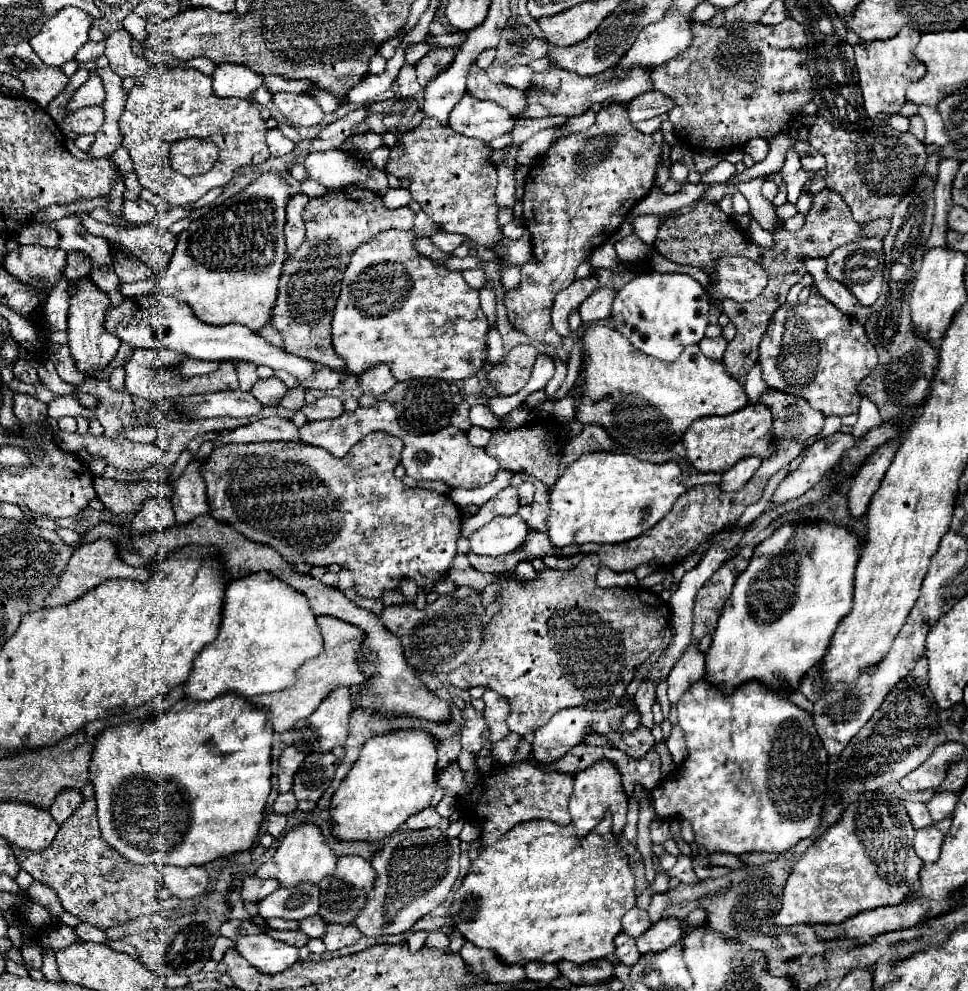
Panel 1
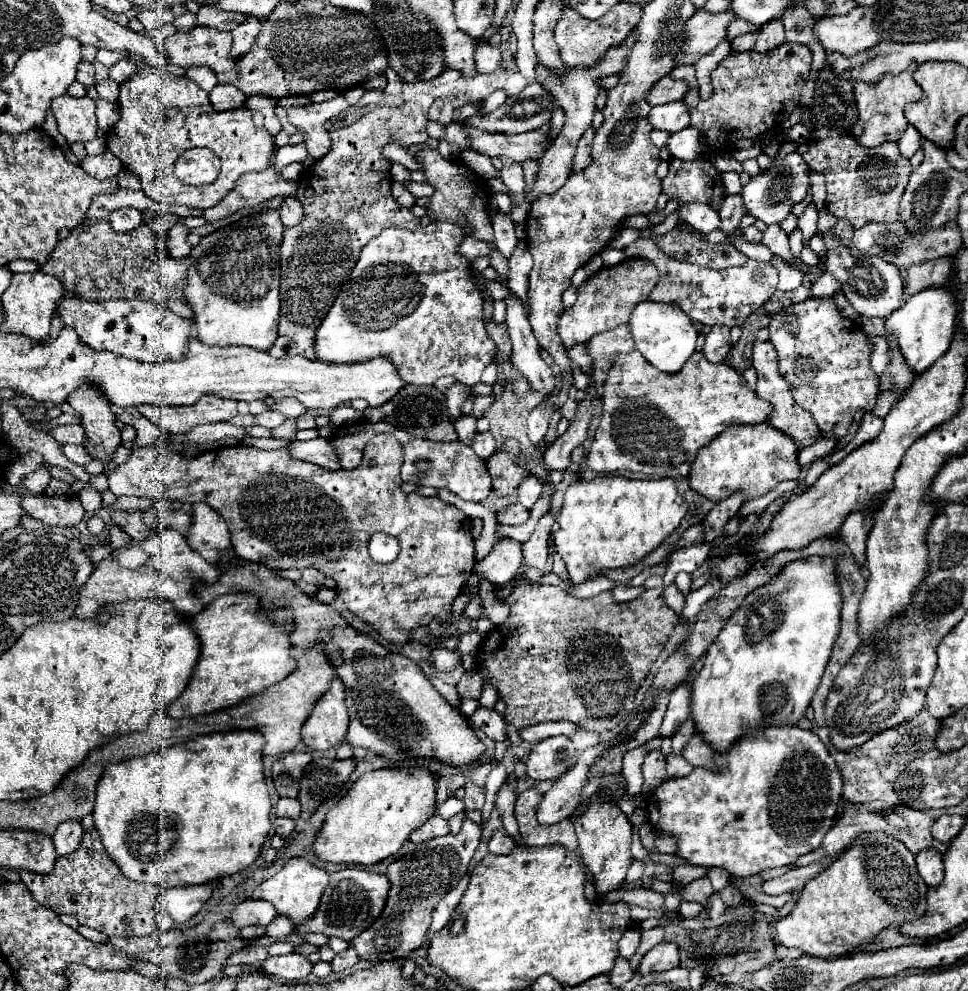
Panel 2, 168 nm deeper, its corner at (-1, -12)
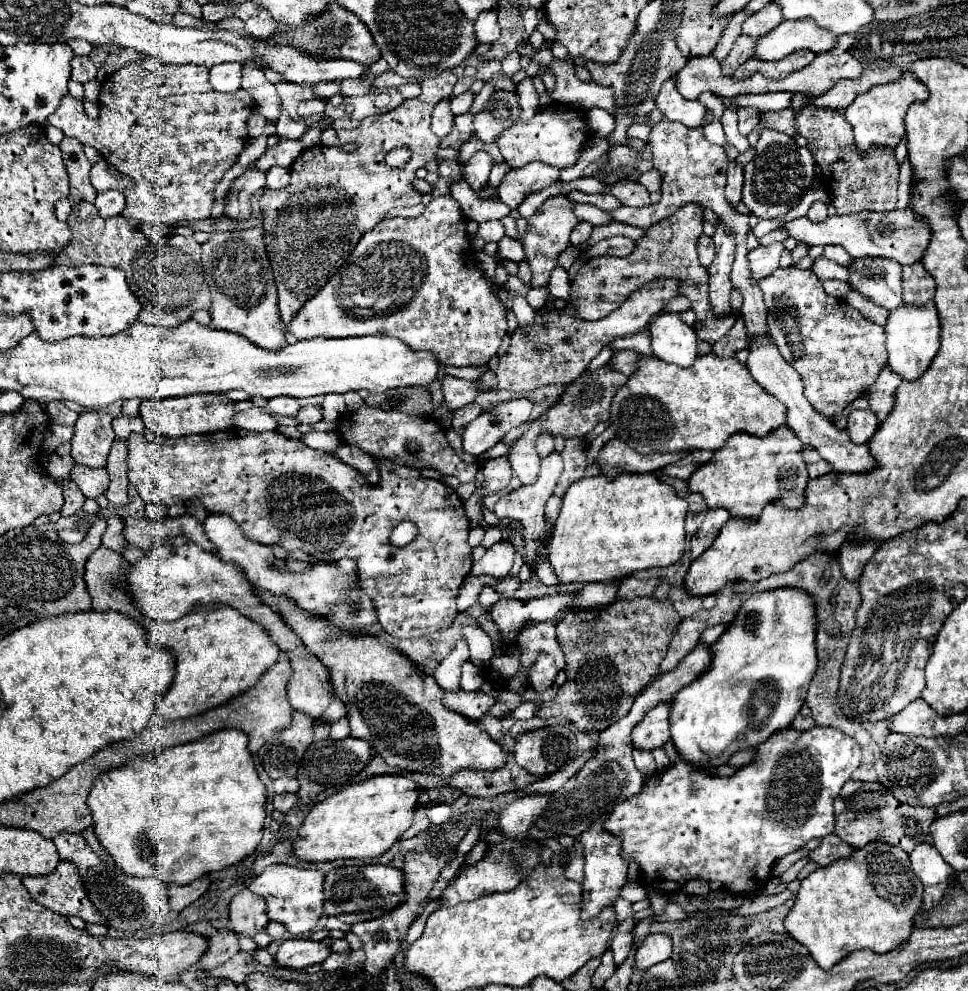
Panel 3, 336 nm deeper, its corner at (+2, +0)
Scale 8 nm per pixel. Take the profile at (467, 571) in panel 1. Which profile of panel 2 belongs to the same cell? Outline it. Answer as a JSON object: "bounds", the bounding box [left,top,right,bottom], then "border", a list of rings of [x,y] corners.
{"bounds":[477,580,679,732],"border":[[[517,580],[511,596],[499,598],[499,602],[511,608],[511,616],[487,634],[477,654],[477,666],[483,678],[491,676],[491,684],[507,702],[505,718],[517,728],[569,720],[583,730],[603,732],[623,724],[635,714],[637,690],[679,622],[675,612],[665,604],[665,588],[645,590],[635,600],[619,604],[611,592],[583,600],[573,598],[561,586]]]}

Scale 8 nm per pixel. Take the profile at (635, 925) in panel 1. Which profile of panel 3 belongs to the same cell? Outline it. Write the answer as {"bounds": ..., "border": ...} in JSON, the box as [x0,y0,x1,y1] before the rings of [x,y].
{"bounds":[612,932,632,964],"border":[[[616,932],[616,936],[612,938],[612,952],[614,952],[614,962],[616,964],[622,964],[630,952],[630,946],[632,946],[632,934],[630,932]]]}

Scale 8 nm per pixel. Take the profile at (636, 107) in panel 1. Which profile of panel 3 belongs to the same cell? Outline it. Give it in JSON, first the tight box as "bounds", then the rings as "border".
{"bounds":[656,80,706,128],"border":[[[666,80],[656,96],[656,108],[664,114],[666,120],[678,120],[690,128],[702,126],[706,106],[698,100],[686,100],[682,94],[674,88],[672,80]]]}

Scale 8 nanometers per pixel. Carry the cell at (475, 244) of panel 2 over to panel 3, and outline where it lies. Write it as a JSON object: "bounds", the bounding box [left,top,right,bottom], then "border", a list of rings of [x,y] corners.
{"bounds":[478,220,504,242],"border":[[[494,220],[494,222],[482,222],[478,226],[478,236],[484,238],[486,242],[498,242],[504,236],[504,226]]]}

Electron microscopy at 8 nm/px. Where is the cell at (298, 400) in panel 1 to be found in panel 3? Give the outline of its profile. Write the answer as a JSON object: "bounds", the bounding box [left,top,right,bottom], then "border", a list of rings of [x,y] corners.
{"bounds":[296,406,322,424],"border":[[[304,406],[298,410],[296,420],[300,424],[314,424],[314,422],[322,420],[322,410],[320,410],[320,406]]]}

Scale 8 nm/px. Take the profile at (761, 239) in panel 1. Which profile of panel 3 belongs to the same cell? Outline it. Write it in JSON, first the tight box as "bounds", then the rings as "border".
{"bounds":[812,258,848,280],"border":[[[816,258],[814,262],[812,262],[812,274],[816,276],[816,278],[820,278],[820,280],[830,280],[830,278],[836,278],[836,280],[846,280],[846,276],[848,276],[848,270],[844,268],[844,266],[840,266],[840,264],[836,264],[836,262],[832,262],[832,260],[828,260],[828,258]]]}

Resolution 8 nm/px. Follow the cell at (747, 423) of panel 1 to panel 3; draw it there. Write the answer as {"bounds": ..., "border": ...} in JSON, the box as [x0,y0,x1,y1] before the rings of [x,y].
{"bounds":[688,426,810,518],"border":[[[782,426],[764,438],[736,432],[722,448],[714,450],[710,462],[692,472],[688,488],[700,492],[708,508],[720,506],[736,518],[758,518],[766,502],[776,498],[782,498],[784,504],[792,508],[802,506],[808,480],[810,476],[802,458],[802,442],[788,426]]]}

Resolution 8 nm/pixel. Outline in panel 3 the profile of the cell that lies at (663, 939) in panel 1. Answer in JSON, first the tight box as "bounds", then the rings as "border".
{"bounds":[636,934,672,970],"border":[[[648,934],[636,952],[636,968],[646,970],[672,956],[672,940],[668,934]]]}

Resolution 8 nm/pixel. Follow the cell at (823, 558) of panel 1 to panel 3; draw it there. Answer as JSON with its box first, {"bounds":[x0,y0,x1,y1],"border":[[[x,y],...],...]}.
{"bounds":[672,586,816,770],"border":[[[786,586],[750,594],[736,612],[736,618],[730,622],[726,632],[718,638],[718,642],[710,646],[712,660],[706,672],[702,672],[698,680],[682,688],[672,700],[672,742],[682,760],[700,770],[712,766],[710,760],[722,764],[728,762],[728,758],[738,750],[756,748],[756,744],[760,740],[766,740],[766,736],[776,732],[776,728],[790,726],[806,700],[810,680],[816,672],[816,630],[816,602],[800,588]]]}

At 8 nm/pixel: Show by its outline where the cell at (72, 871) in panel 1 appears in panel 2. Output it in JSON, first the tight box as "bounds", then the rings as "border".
{"bounds":[19,830,153,936],"border":[[[97,830],[85,832],[79,848],[73,854],[57,858],[55,870],[51,874],[19,872],[19,876],[21,876],[21,882],[29,888],[31,896],[39,904],[51,908],[57,914],[71,914],[83,926],[95,928],[95,930],[99,930],[99,932],[103,932],[107,936],[143,936],[141,932],[135,932],[135,916],[137,916],[137,912],[139,912],[139,916],[143,916],[143,912],[153,912],[153,884],[133,882],[127,876],[123,876],[123,872],[115,866],[115,862],[103,850]]]}

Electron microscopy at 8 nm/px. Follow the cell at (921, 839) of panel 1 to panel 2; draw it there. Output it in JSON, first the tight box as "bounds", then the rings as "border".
{"bounds":[917,848,943,886],"border":[[[935,848],[921,850],[917,856],[917,870],[919,876],[925,880],[927,886],[939,886],[943,882],[943,858]]]}

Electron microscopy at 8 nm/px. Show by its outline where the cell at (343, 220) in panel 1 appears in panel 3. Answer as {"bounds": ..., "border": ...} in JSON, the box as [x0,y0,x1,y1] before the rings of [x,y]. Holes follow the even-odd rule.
{"bounds":[260,70,456,324],"border":[[[446,70],[422,80],[420,96],[406,100],[400,108],[364,120],[334,120],[332,128],[338,134],[338,144],[316,144],[304,150],[290,166],[290,184],[282,190],[264,190],[260,208],[264,214],[266,250],[278,286],[280,318],[284,324],[332,280],[364,232],[372,230],[392,208],[420,204],[420,192],[410,182],[418,168],[436,158],[434,154],[440,144],[438,136],[430,132],[430,112],[438,100],[452,96],[456,80],[456,74]],[[350,142],[356,144],[354,152],[344,150]],[[396,146],[406,146],[412,152],[402,168],[390,168],[384,162],[386,152]]]}

